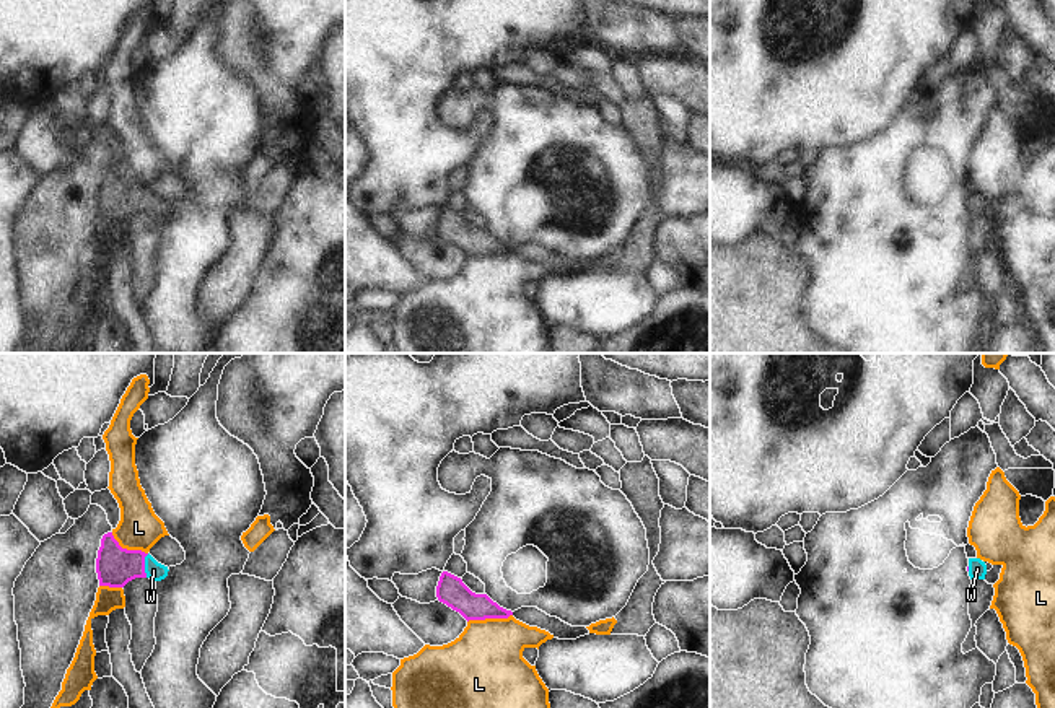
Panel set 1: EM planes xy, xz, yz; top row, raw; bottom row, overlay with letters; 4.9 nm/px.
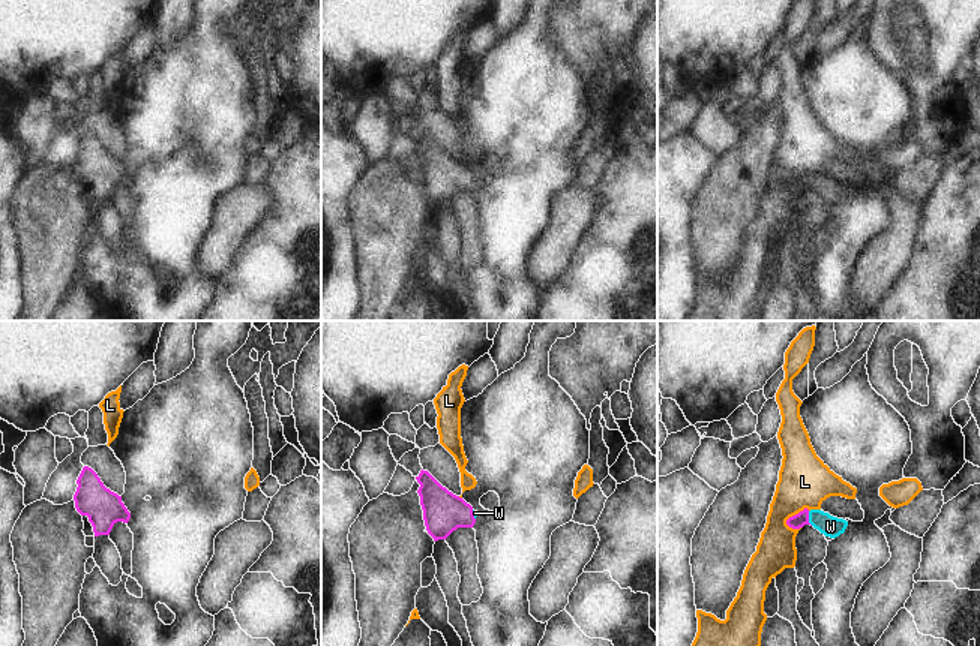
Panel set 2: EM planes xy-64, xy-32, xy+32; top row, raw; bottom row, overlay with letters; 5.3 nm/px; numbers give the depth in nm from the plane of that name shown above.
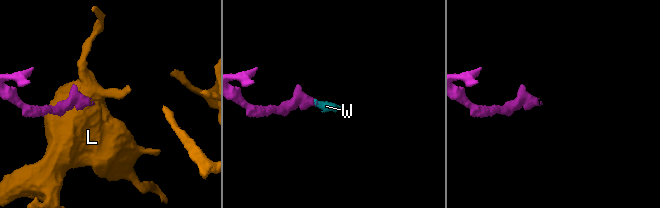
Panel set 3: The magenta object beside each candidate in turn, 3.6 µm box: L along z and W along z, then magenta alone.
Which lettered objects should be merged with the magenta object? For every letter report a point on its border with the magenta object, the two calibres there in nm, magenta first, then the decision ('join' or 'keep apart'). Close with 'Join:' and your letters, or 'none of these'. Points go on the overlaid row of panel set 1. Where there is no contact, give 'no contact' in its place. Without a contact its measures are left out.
L: contact xz (489, 617); calibres 140 and 400 nm; keep apart
W: contact xy (144, 565); calibres 190 and 90 nm; join
Join: W

